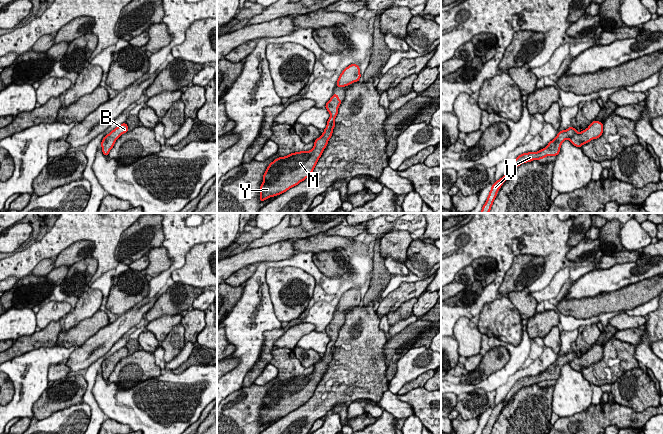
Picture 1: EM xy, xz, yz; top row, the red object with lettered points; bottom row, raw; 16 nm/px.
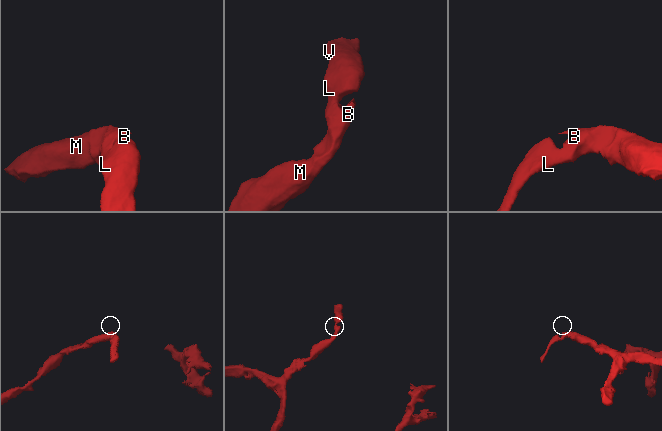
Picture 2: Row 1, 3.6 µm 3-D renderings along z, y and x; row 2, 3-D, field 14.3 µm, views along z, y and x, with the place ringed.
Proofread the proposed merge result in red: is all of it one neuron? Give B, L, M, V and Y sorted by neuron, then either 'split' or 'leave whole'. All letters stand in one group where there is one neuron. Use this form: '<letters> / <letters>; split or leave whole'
B L M V Y; leave whole

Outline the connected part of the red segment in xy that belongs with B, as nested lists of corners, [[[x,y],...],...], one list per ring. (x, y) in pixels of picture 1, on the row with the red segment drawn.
[[[122,123],[114,130],[112,130],[109,134],[107,134],[101,142],[102,152],[105,156],[108,156],[110,150],[113,148],[116,140],[124,133],[127,133],[128,125],[126,123]]]

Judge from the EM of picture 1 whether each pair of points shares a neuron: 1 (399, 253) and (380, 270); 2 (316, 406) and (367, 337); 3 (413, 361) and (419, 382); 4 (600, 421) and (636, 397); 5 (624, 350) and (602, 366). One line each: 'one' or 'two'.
1: two
2: one
3: two
4: two
5: one

